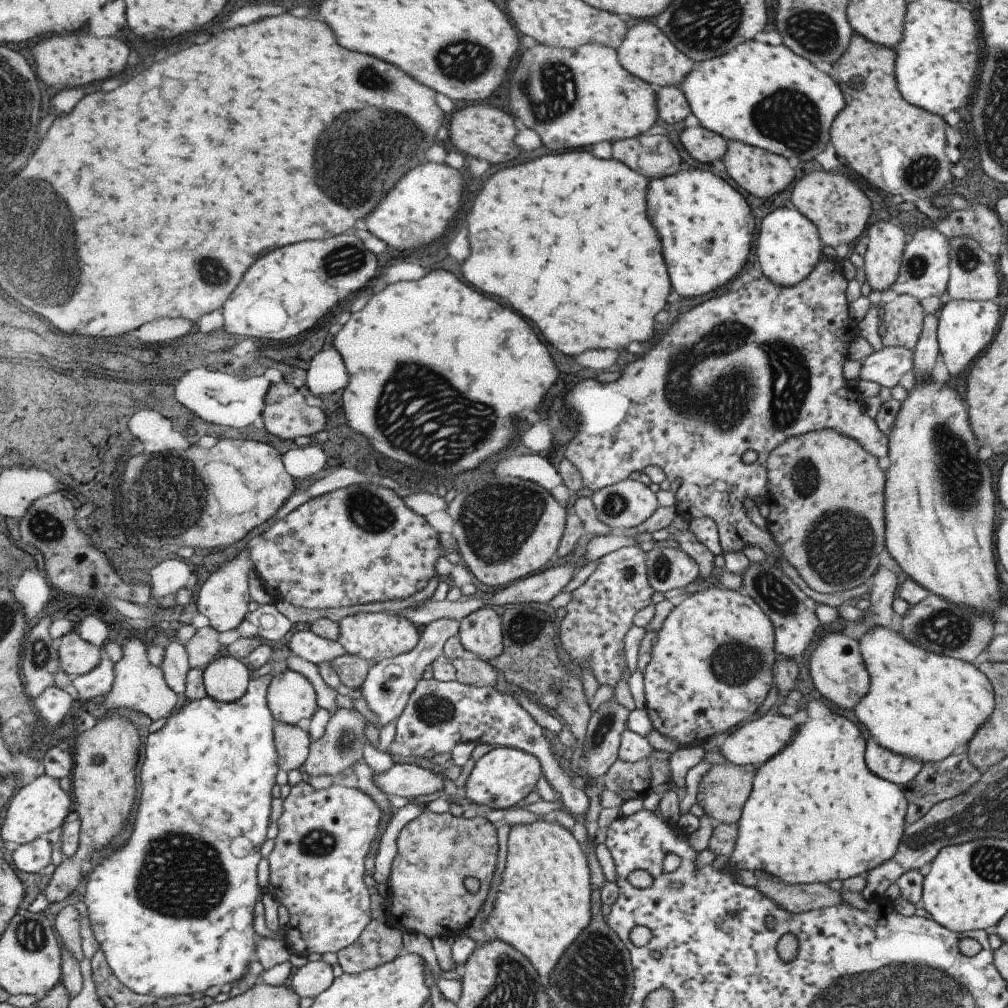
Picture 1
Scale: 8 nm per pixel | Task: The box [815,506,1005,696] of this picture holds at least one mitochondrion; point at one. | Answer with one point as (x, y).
(945, 629)

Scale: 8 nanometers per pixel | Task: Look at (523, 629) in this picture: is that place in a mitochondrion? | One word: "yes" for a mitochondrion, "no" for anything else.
yes

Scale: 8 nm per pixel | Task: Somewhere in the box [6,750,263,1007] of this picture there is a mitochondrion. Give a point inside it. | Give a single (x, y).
(181, 875)

